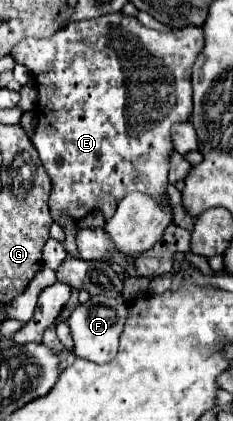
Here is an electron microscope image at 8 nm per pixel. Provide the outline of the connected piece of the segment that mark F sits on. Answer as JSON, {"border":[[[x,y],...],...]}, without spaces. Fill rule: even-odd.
{"border":[[[99,294],[83,304],[77,304],[73,308],[71,316],[67,318],[71,336],[75,342],[75,354],[79,358],[87,358],[97,364],[105,364],[105,362],[113,360],[113,356],[117,354],[117,346],[119,346],[121,324],[125,324],[125,312],[127,312],[127,304],[125,304],[123,296],[109,298],[105,294]]]}

